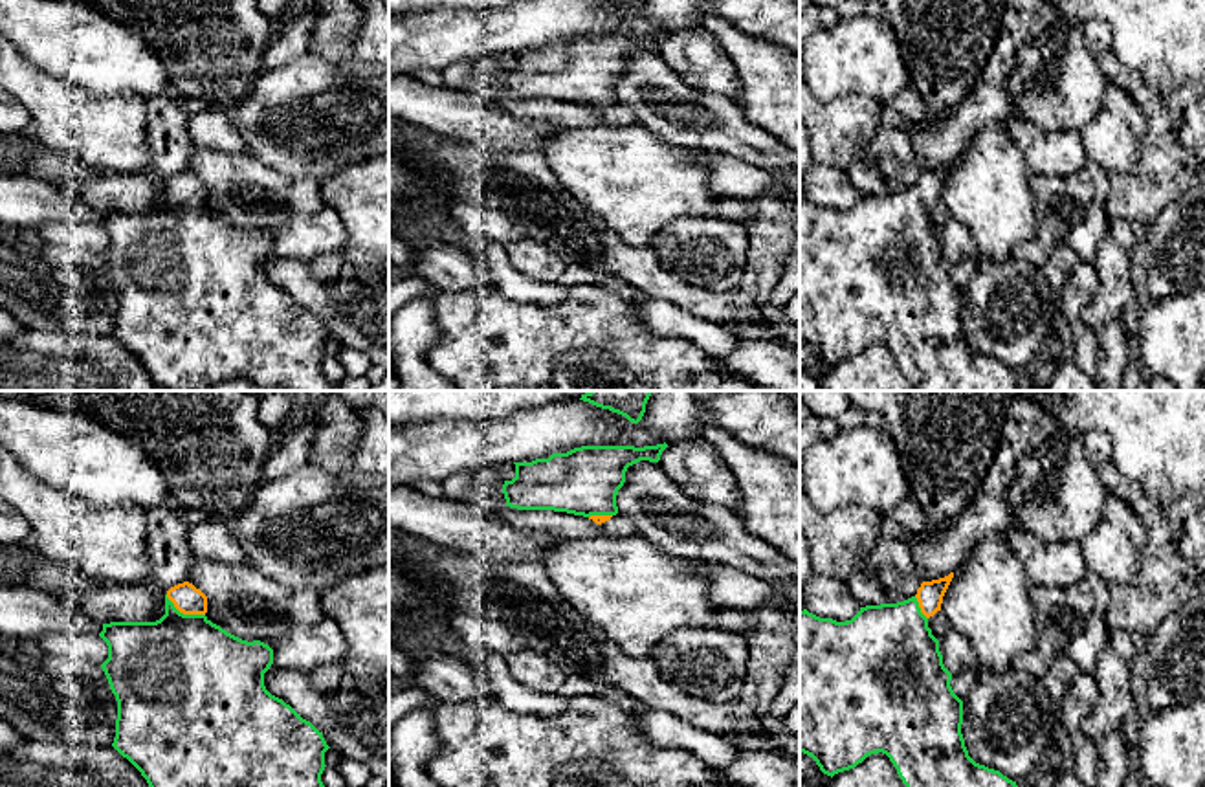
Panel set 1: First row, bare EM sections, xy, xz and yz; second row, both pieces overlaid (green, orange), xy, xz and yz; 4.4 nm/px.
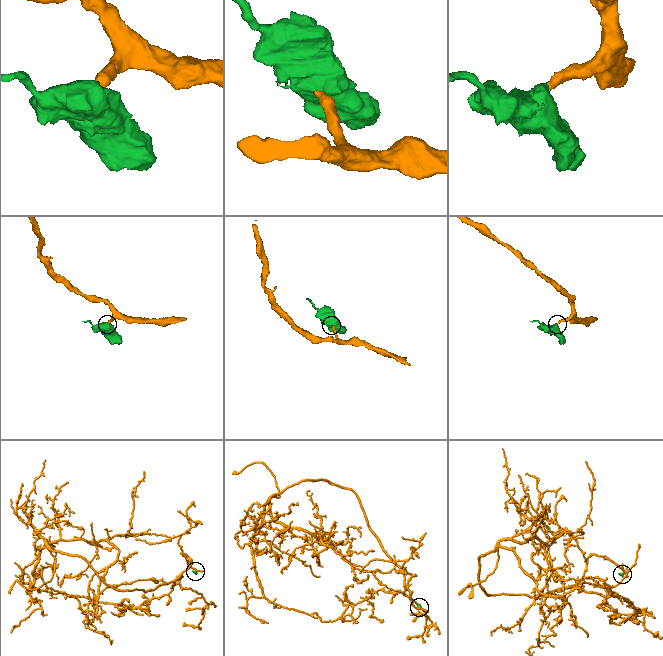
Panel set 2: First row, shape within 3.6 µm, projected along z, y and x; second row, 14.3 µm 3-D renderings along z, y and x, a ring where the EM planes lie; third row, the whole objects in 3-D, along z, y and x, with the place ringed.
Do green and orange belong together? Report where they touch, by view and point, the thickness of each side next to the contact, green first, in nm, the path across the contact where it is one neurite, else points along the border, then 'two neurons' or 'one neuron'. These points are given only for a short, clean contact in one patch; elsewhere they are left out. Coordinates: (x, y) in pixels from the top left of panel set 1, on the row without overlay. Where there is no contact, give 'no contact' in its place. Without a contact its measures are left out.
meets green in xy at (182, 202); 500 nm thick on the green side, 130 nm on the other; runs through xy (182, 259), (182, 202), (189, 189); one neuron

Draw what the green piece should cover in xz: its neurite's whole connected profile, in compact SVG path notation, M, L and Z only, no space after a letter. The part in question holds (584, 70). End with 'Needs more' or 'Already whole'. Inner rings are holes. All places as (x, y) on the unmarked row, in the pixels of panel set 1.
M668 33L581 35L548 48L514 51L515 66L504 70L506 95L554 99L592 108L596 114L618 103L616 84L629 55L658 51Z. Needs more

